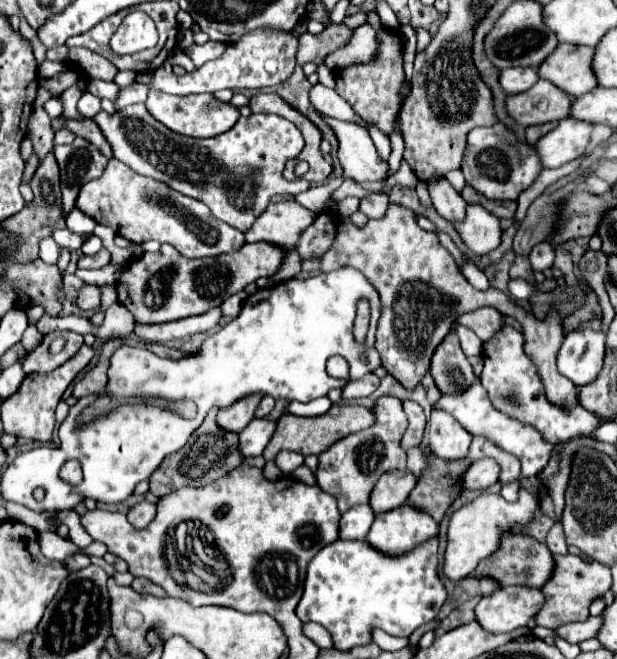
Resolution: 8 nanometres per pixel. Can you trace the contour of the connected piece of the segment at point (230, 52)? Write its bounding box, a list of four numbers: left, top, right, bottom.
[116,28,298,110]

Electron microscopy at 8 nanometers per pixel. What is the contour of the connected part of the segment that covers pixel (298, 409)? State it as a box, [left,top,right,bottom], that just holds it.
[288,396,332,416]

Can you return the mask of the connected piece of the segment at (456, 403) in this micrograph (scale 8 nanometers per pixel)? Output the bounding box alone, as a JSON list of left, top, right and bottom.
[432,382,552,476]

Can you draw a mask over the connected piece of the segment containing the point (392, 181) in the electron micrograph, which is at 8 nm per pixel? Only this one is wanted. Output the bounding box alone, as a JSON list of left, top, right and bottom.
[384,159,418,192]

